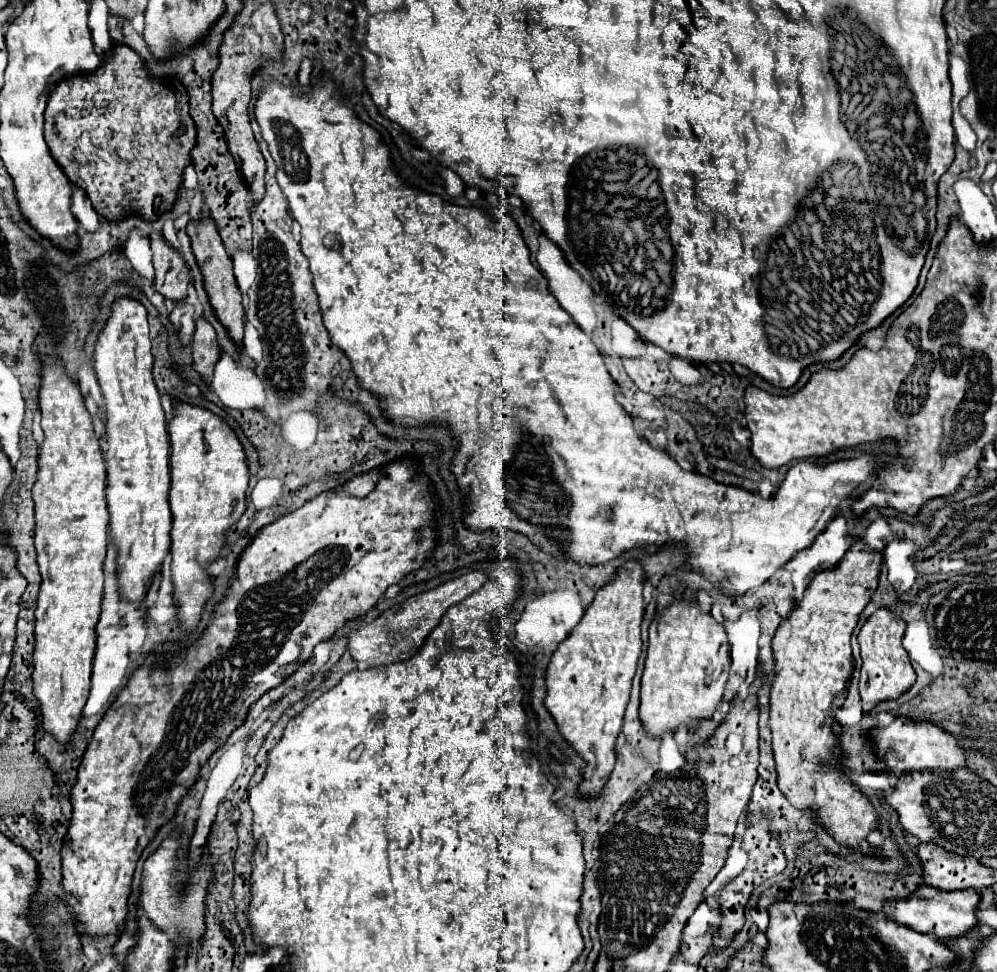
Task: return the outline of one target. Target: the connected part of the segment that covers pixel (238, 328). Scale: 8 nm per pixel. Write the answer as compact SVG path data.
M211 219L203 221L203 225L187 225L187 235L191 239L191 249L197 261L197 267L201 269L203 275L203 285L209 297L209 303L217 315L217 319L221 321L221 325L227 329L231 341L237 345L237 349L243 349L243 329L245 329L245 307L243 307L243 297L241 291L235 283L235 275L233 275L233 263L231 257L227 255L227 251L223 249L223 241L219 241L219 231L215 229L215 223L211 223Z

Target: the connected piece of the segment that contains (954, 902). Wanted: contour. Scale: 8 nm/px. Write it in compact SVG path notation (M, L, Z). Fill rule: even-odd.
M929 885L919 887L911 897L887 901L883 911L893 913L893 919L901 925L907 925L915 931L933 933L941 941L951 941L967 935L977 927L977 905L981 901L981 895L975 889L963 889L963 891L943 891Z

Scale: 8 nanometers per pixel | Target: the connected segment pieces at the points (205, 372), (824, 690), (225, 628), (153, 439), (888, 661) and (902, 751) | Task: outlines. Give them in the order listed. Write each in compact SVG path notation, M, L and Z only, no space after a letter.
M203 317L197 321L197 329L195 329L193 343L191 343L191 353L193 353L193 369L201 375L201 379L207 385L211 385L213 369L221 355L217 349L215 331Z
M855 541L837 567L817 573L813 577L813 581L805 589L803 601L791 611L789 619L779 625L771 641L773 657L775 657L775 677L771 681L769 725L773 731L773 753L777 763L779 789L795 809L799 811L809 809L811 813L815 813L817 823L841 847L851 847L853 851L859 851L863 855L875 855L875 851L869 851L871 845L867 843L867 835L877 829L879 817L869 797L863 795L843 771L843 765L839 761L841 747L831 727L827 725L827 721L831 719L833 709L837 709L835 699L841 697L849 685L849 679L853 673L853 655L851 655L849 639L859 621L861 611L865 609L873 591L877 589L879 569L881 569L881 553L869 549L869 545L863 541Z
M397 461L391 465L381 467L379 471L369 471L363 475L353 477L349 483L337 487L335 491L327 491L321 493L319 497L307 501L301 509L279 517L277 521L265 525L263 529L257 531L257 535L253 537L253 541L243 549L235 573L231 577L231 585L229 591L225 595L225 599L217 605L215 613L213 613L213 621L205 627L203 635L193 641L191 645L183 645L183 643L171 643L165 641L161 643L161 647L157 651L153 651L145 665L141 665L127 681L127 685L119 691L117 699L113 701L113 705L105 711L103 719L99 721L99 725L95 727L93 739L87 745L87 751L83 755L83 761L79 765L79 775L77 775L77 783L71 791L71 805L73 805L73 817L71 817L71 825L63 843L63 887L67 895L75 897L75 905L73 911L79 919L79 927L87 933L87 935L111 935L119 923L123 923L125 915L127 915L127 899L131 893L131 881L133 881L133 873L135 873L135 865L141 857L141 851L153 841L155 833L159 831L159 827L163 827L167 821L173 819L179 801L183 799L183 795L195 785L195 781L199 779L199 771L201 765L209 761L209 757L219 749L219 745L223 743L223 735L227 735L227 727L229 731L233 729L235 721L239 719L239 715L243 713L245 701L255 695L255 701L267 693L269 689L281 685L291 673L295 673L299 669L299 665L303 665L305 661L309 661L313 647L321 641L327 641L333 637L333 633L343 627L347 621L357 619L359 615L367 613L367 609L371 609L379 597L387 591L389 585L399 583L407 573L411 573L413 569L419 569L423 565L423 561L431 555L431 551L435 549L435 523L433 523L433 507L435 501L433 497L425 491L425 487L419 485L419 481L415 481L415 469L409 461Z
M119 299L95 347L95 373L107 405L107 505L117 547L119 593L141 607L145 585L169 553L169 437L161 399L151 375L153 355L147 311L133 299Z
M877 609L861 627L859 631L859 647L861 647L861 681L859 681L859 693L861 693L861 705L863 713L869 713L877 703L883 701L897 701L907 689L915 683L915 671L911 667L909 655L901 645L905 633L905 623L893 619L893 615L887 609Z
M897 715L889 727L875 729L871 743L877 749L879 759L885 761L889 765L889 771L895 773L897 777L907 771L933 771L933 769L953 771L957 767L967 765L965 753L963 749L959 749L959 743L951 733L927 721L913 721L903 715Z

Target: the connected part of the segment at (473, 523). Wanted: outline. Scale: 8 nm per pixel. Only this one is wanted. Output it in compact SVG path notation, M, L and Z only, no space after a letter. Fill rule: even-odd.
M319 79L317 85L313 85L313 87L309 89L309 93L305 93L301 87L291 89L291 87L281 87L281 85L275 83L275 81L269 81L269 83L265 83L265 89L263 89L263 93L259 95L259 99L257 99L255 119L257 119L259 127L261 127L263 139L265 139L267 145L269 145L271 157L273 157L275 163L277 163L277 183L279 183L279 187L283 189L283 193L285 193L285 197L287 197L289 211L291 211L293 219L301 225L301 251L303 251L303 255L305 255L307 261L309 261L309 269L311 269L311 273L313 273L313 285L315 285L315 291L317 291L317 297L319 297L319 307L321 307L321 313L323 313L323 323L325 323L325 327L327 327L327 331L329 331L329 337L331 337L333 345L337 345L339 349L343 349L343 353L347 355L347 359L349 359L349 363L351 363L351 369L353 369L353 373L355 373L355 377L357 377L361 389L365 389L365 391L373 393L375 397L379 397L379 401L381 401L381 411L383 411L383 417L385 417L385 419L393 421L395 425L405 425L405 427L437 425L437 427L447 427L447 429L451 431L451 437L457 441L457 451L455 451L455 457L453 457L453 461L451 461L451 471L453 471L457 484L461 489L463 487L464 489L469 487L469 493L467 493L467 511L465 511L465 519L463 519L467 529L471 529L471 531L487 531L487 529L515 531L515 533L525 535L525 537L527 537L533 545L537 545L541 551L547 551L547 553L551 553L551 555L555 555L555 557L571 559L571 561L581 563L581 565L583 565L583 563L585 563L585 565L603 565L603 563L607 563L607 561L611 561L611 559L615 559L615 557L619 557L619 555L623 555L625 551L635 549L635 547L641 547L641 549L645 549L647 553L653 555L653 553L657 553L661 547L665 547L665 545L669 545L669 543L683 543L683 545L687 547L687 561L683 563L681 571L697 571L697 573L705 575L705 579L707 579L709 583L713 583L725 597L735 597L735 595L743 595L743 593L747 593L749 589L755 589L755 587L763 585L763 583L765 583L775 571L779 571L797 551L809 547L809 545L813 543L813 539L825 529L825 525L835 517L837 505L839 505L843 499L847 499L847 497L851 495L851 491L853 491L855 487L859 487L859 483L863 483L863 481L871 475L871 471L873 471L873 467L875 467L875 459L869 457L869 455L861 455L861 457L849 459L849 461L827 463L825 467L823 467L823 465L809 463L809 461L801 461L801 463L797 463L797 465L793 465L793 467L789 469L789 473L787 473L785 481L781 483L779 491L775 493L775 497L771 497L771 499L761 499L759 493L749 493L749 491L739 489L739 487L721 485L721 483L713 481L711 477L703 477L703 475L697 475L697 473L683 471L683 469L677 465L677 461L673 461L665 451L655 449L645 437L641 437L641 435L635 431L629 413L627 413L627 411L623 409L623 405L617 401L615 381L613 381L613 377L609 375L601 353L597 351L597 347L593 345L593 341L579 329L579 325L571 319L571 315L561 309L561 305L557 303L557 299L555 299L553 293L549 291L549 285L547 285L545 277L539 273L537 267L531 265L531 261L529 261L529 249L527 249L527 245L525 245L525 241L523 241L523 237L521 237L521 231L519 231L517 223L515 223L513 219L509 219L507 215L495 217L495 215L483 213L483 211L477 209L477 207L457 207L457 205L445 203L445 201L439 199L437 195L427 195L427 193L421 193L421 191L417 191L417 189L405 187L405 183L403 183L403 181L395 175L395 171L391 169L391 161L389 161L389 157L387 157L387 155L389 155L389 149L379 141L379 133L377 133L373 127L369 127L369 125L365 125L363 121L359 121L357 115L347 107L347 101L335 101L335 97L339 97L339 95L341 95L341 93L335 93L335 85L331 85L331 81L327 81L327 79ZM327 235L337 235L337 245L335 245L335 249L331 249L331 247L325 245L325 237L327 237Z

